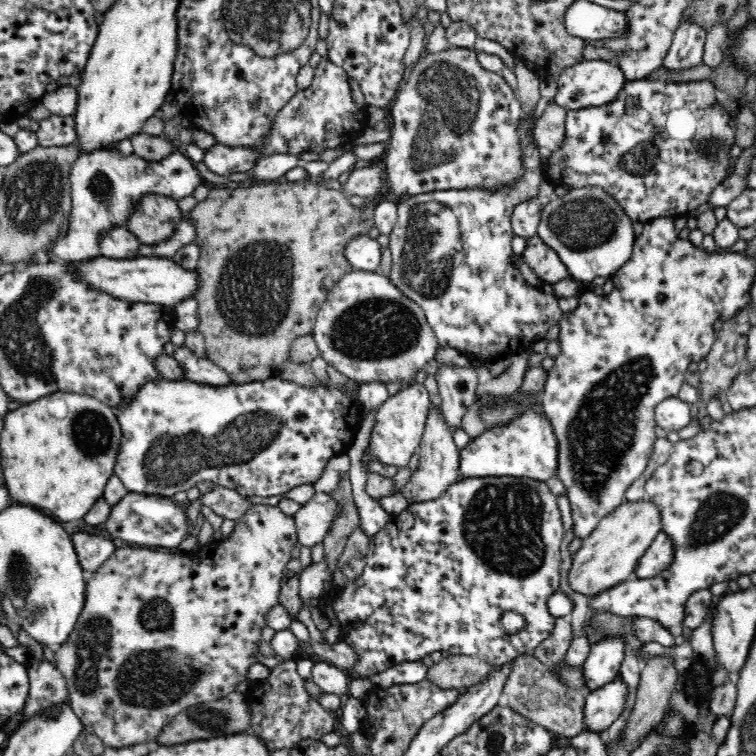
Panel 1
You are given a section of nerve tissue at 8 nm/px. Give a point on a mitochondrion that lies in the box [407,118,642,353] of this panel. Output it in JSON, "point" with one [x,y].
{"point":[586,221]}

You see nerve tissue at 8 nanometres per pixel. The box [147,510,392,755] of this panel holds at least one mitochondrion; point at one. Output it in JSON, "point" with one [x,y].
{"point":[209,720]}

